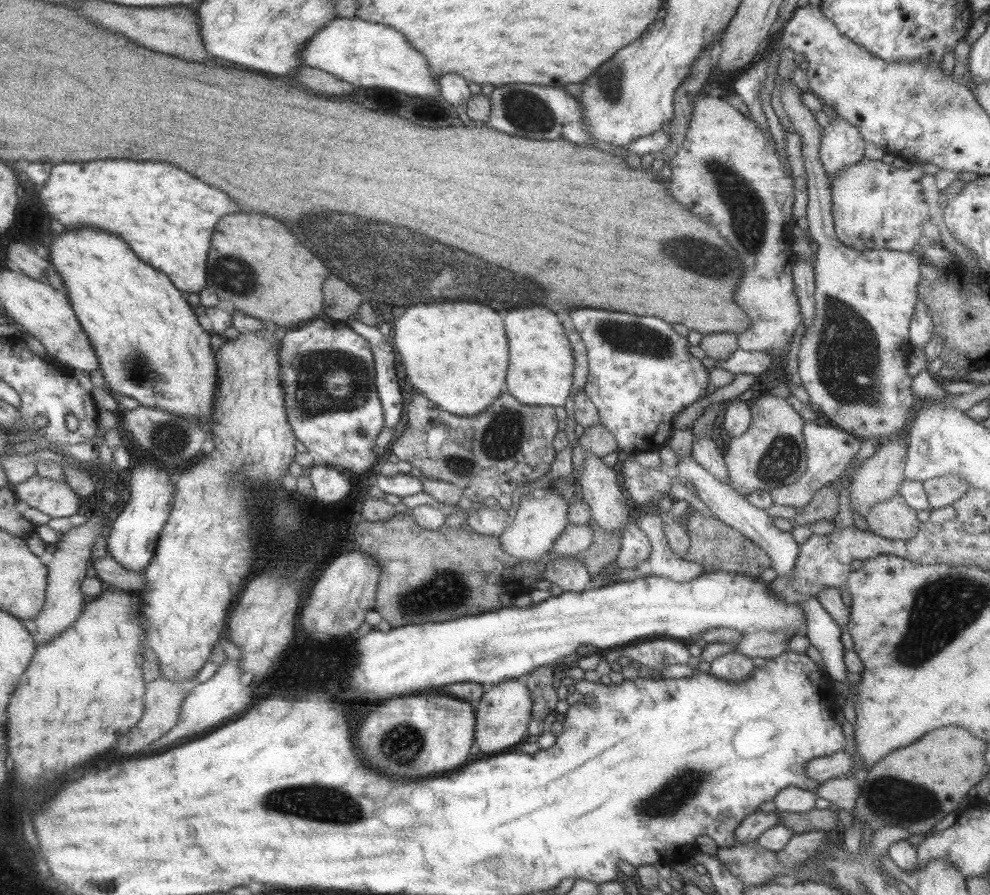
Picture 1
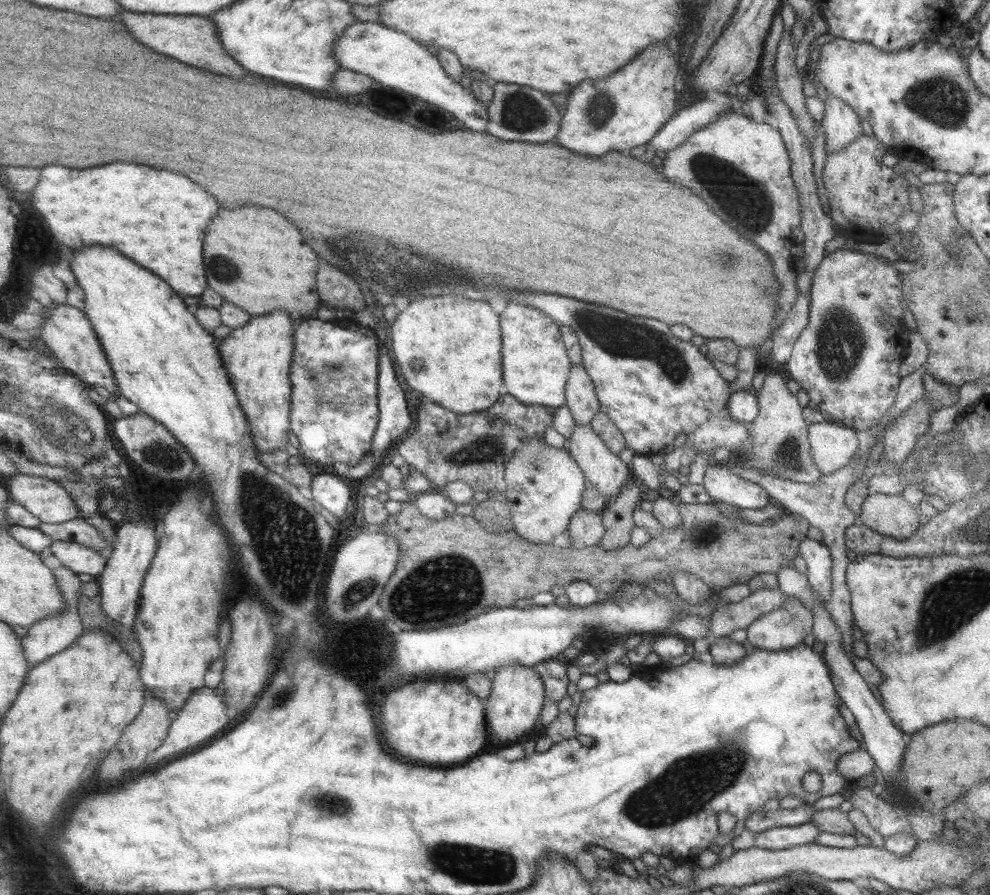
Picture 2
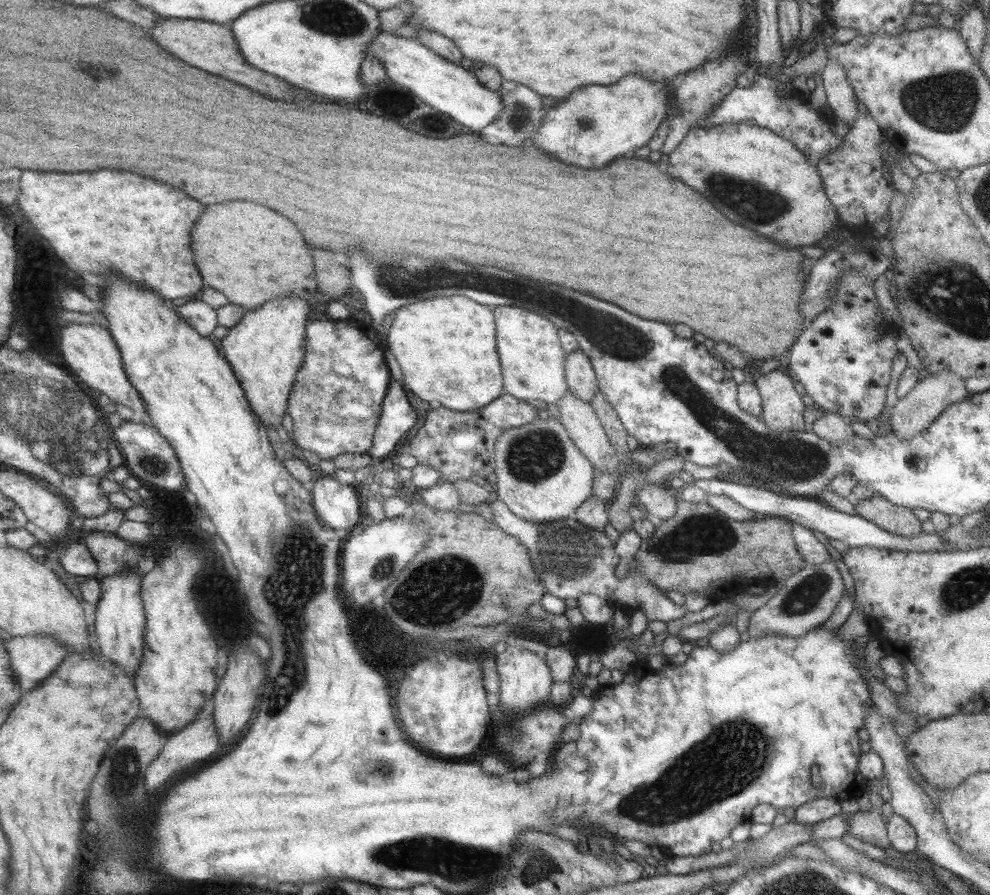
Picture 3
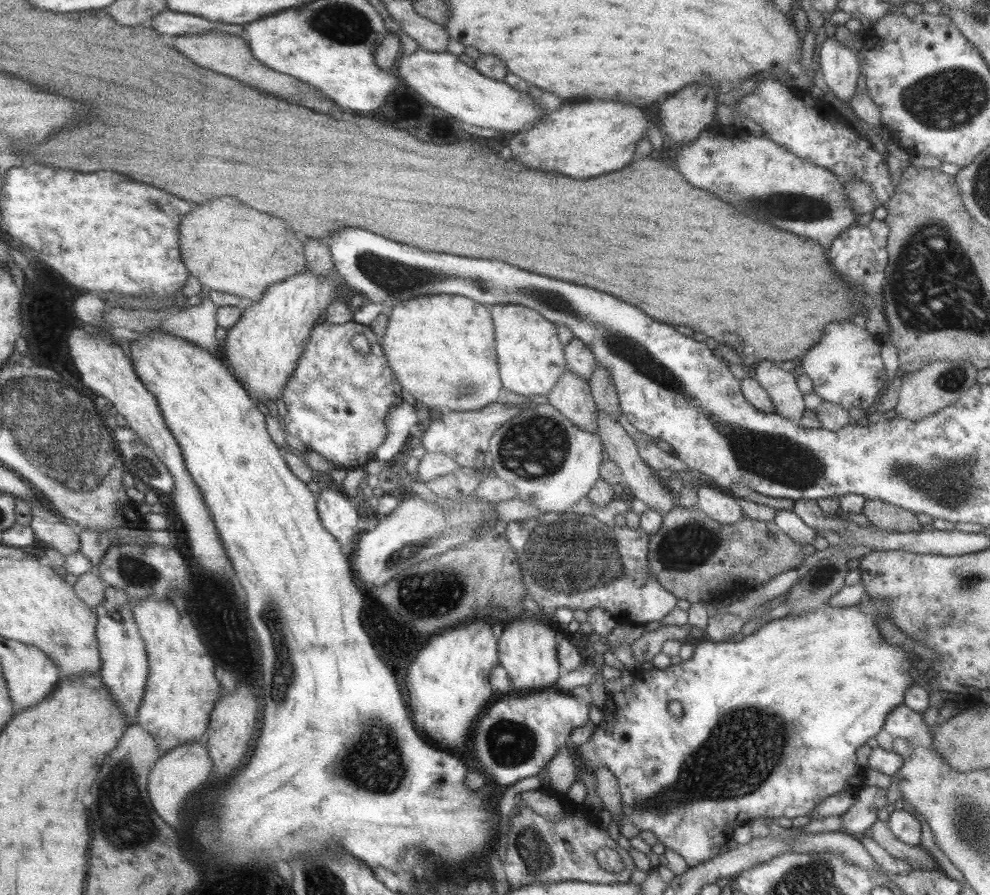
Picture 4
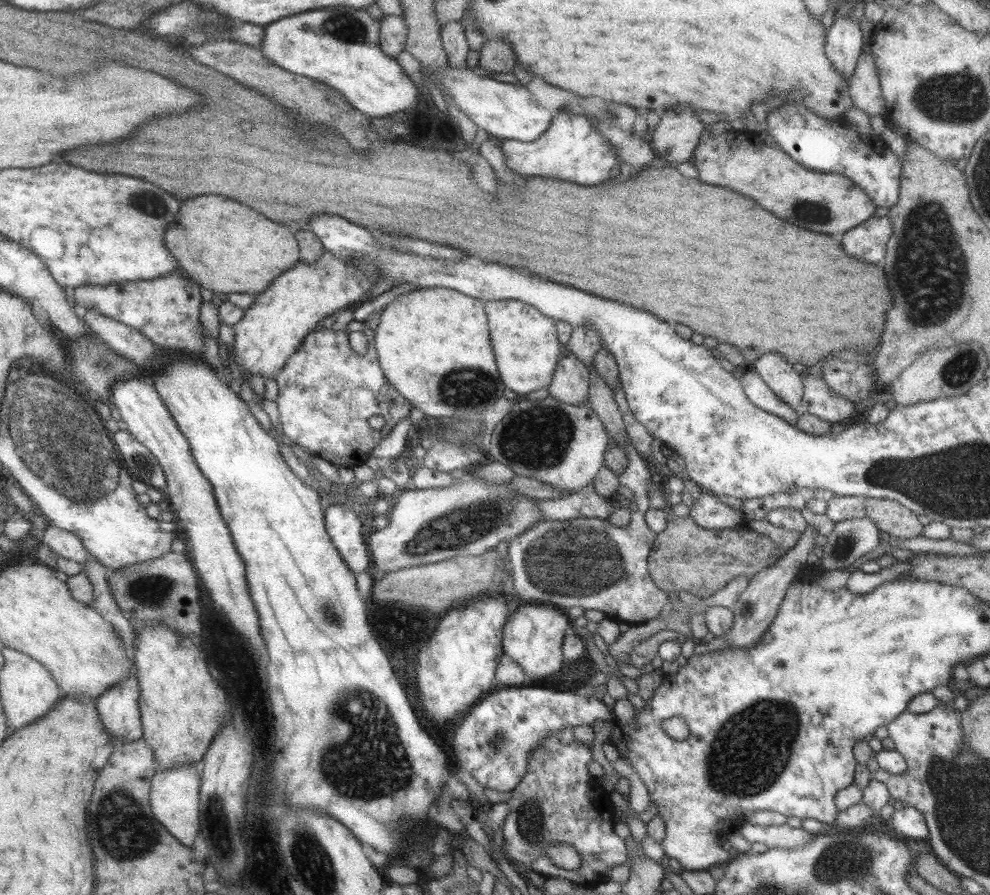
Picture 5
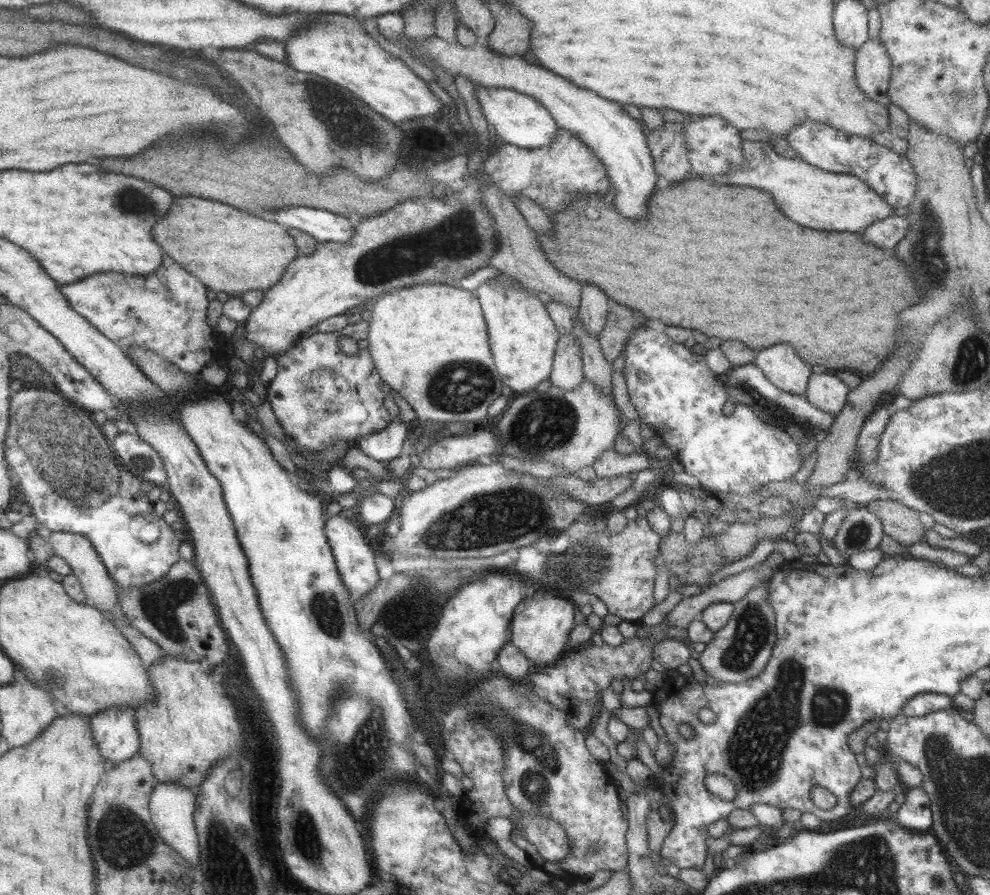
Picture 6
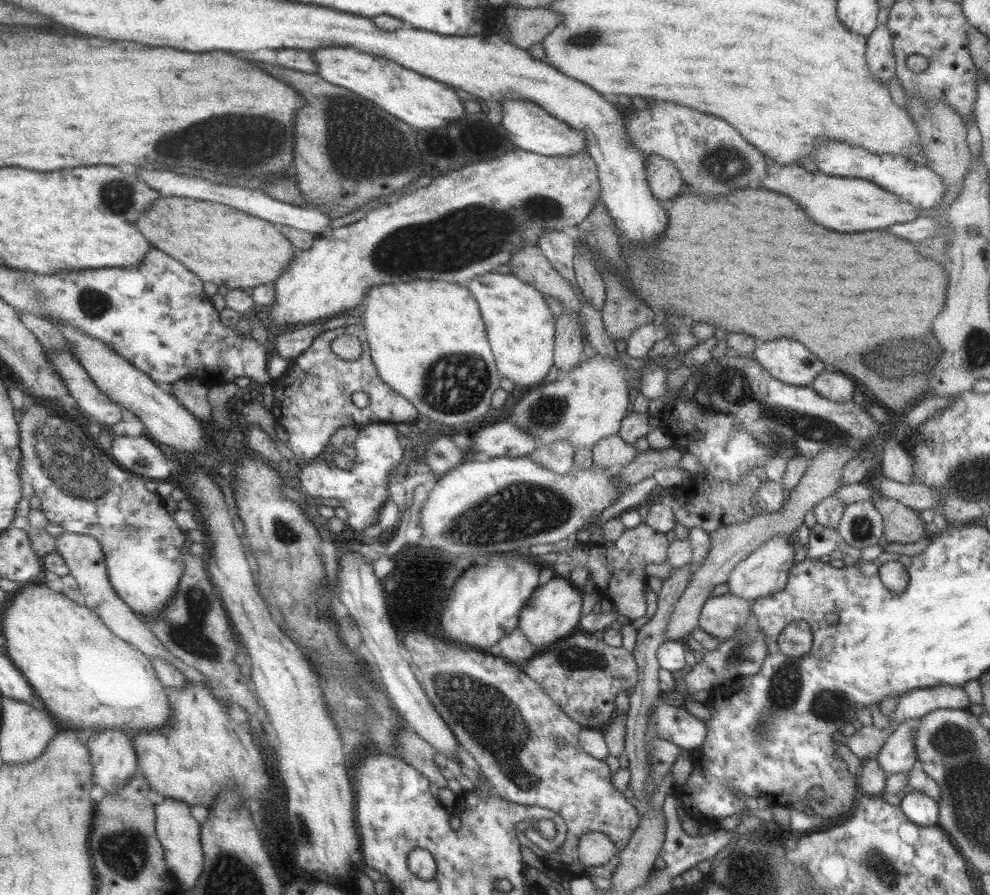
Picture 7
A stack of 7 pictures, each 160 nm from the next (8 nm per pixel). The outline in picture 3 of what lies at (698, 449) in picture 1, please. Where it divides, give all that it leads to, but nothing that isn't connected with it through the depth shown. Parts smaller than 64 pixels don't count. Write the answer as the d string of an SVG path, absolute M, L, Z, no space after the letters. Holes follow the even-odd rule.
M706 479L694 481L699 489L706 494L720 494L726 496L751 511L754 514L764 514L767 517L782 517L791 523L803 525L808 529L821 532L827 539L839 540L849 547L871 547L886 548L889 550L929 552L946 550L944 540L940 538L939 531L934 533L924 533L921 531L917 536L899 536L891 534L873 522L865 520L862 516L845 514L835 510L820 501L807 497L793 497L787 494L780 494L772 489L756 488L747 484L737 484L737 482L727 482L727 480Z

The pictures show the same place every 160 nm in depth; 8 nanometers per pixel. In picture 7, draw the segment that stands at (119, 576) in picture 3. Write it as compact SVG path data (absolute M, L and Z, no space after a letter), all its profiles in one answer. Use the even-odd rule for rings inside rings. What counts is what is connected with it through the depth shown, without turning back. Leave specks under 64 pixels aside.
M123 729L92 731L89 750L93 752L95 784L106 793L128 785L140 771L133 740Z

